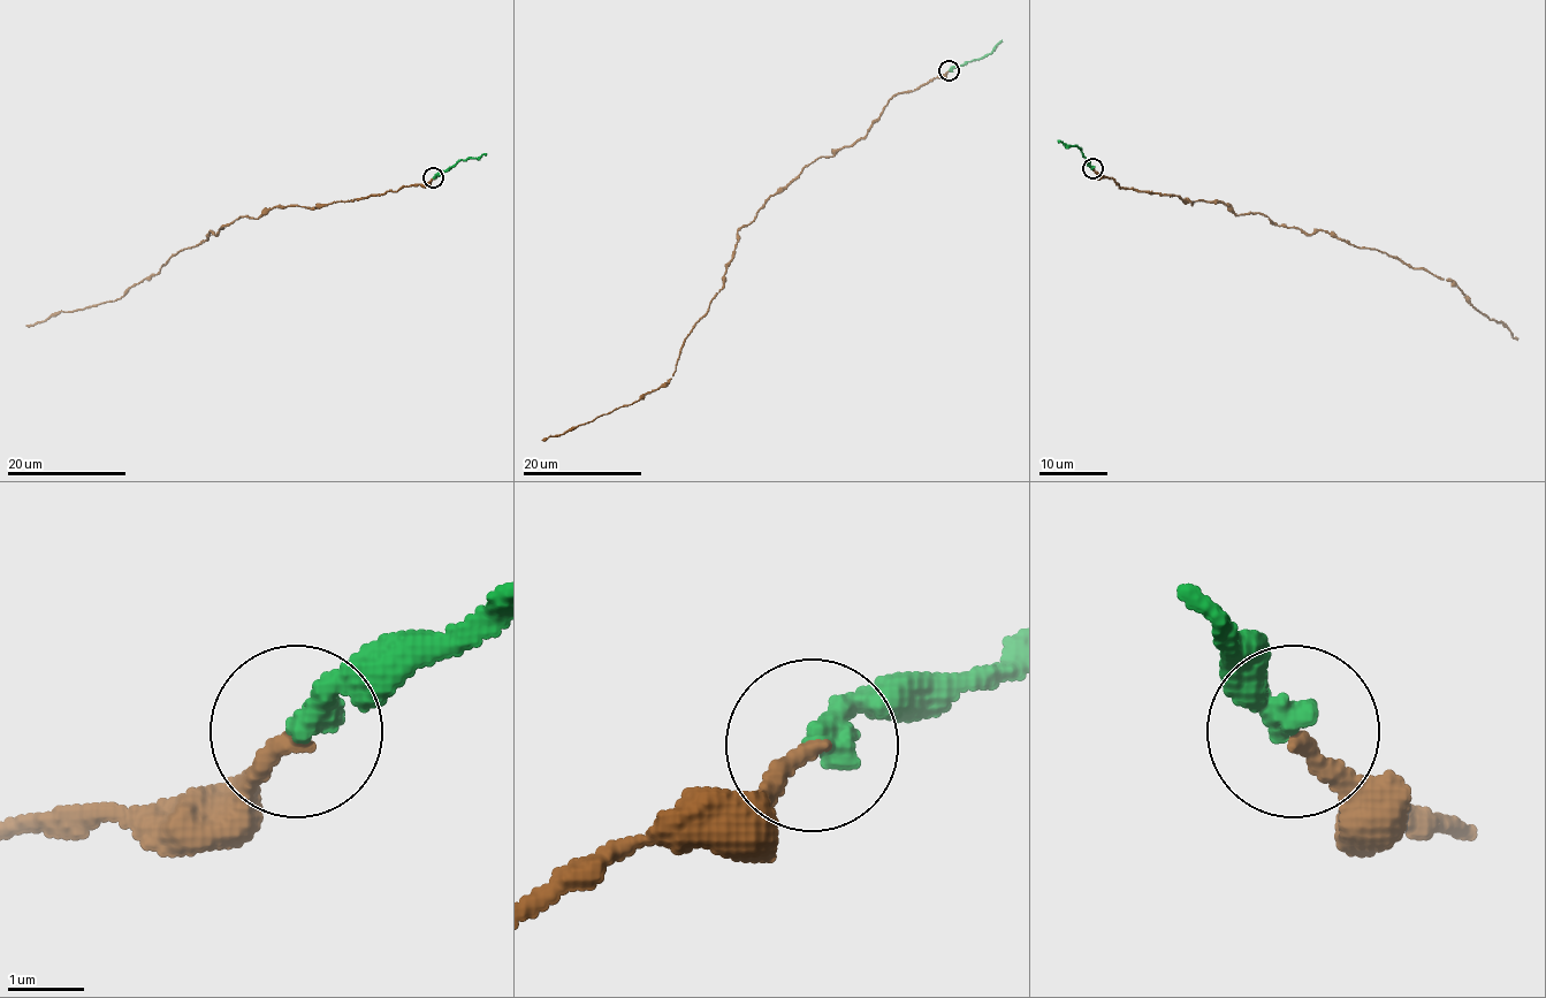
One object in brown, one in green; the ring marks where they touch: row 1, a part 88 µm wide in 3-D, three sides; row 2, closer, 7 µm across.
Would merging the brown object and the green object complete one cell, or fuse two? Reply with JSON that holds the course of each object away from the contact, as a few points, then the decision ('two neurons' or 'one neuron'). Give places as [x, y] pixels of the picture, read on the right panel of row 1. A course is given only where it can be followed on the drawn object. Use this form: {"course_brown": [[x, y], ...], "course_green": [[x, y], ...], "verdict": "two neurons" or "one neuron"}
{"course_brown": [[1093, 169], [1120, 187], [1220, 200], [1234, 214], [1381, 250], [1444, 277], [1517, 337]], "course_green": [[1093, 168], [1076, 146], [1065, 146], [1058, 141]], "verdict": "one neuron"}

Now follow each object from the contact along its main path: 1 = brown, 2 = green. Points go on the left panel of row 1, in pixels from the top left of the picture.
1: (434, 178), (315, 208), (274, 206), (257, 218), (240, 216), (115, 299), (25, 326)
2: (434, 177), (459, 161), (486, 153)

